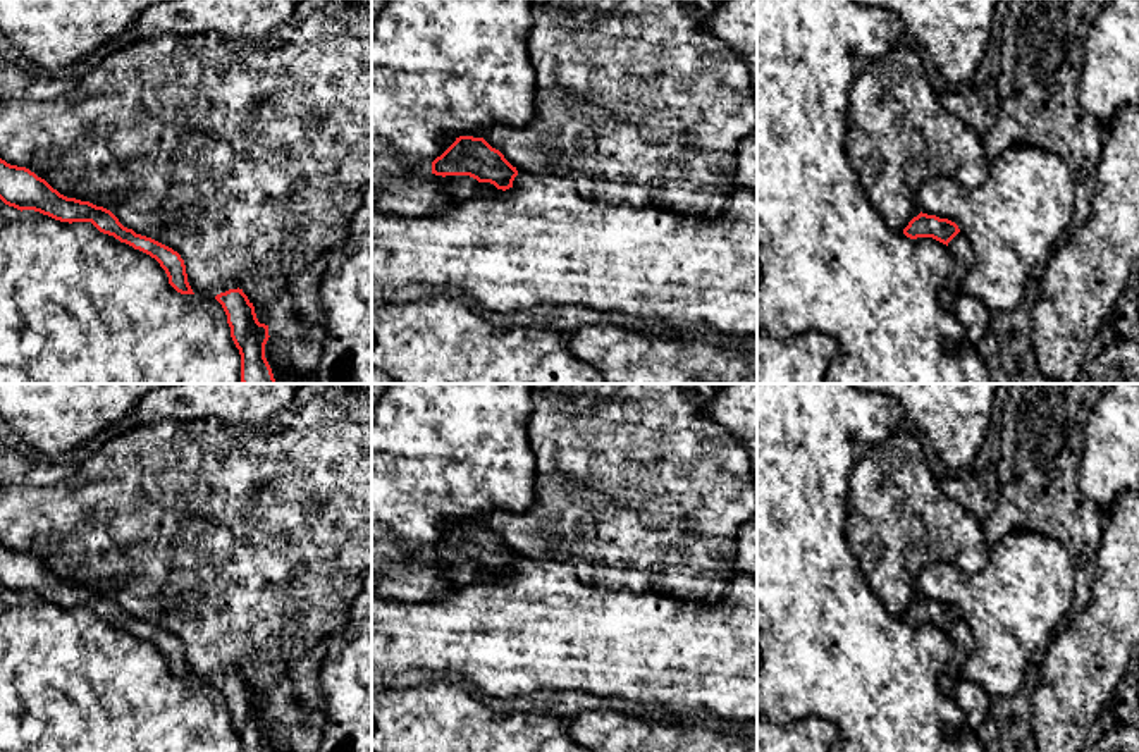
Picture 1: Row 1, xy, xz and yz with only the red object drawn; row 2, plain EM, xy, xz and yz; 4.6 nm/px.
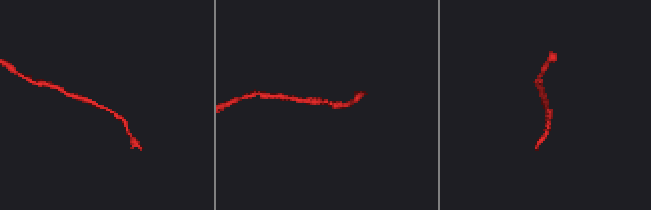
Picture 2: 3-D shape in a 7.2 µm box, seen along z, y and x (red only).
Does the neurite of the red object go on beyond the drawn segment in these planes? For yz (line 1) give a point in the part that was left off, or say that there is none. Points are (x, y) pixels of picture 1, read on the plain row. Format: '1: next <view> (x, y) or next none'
1: next none

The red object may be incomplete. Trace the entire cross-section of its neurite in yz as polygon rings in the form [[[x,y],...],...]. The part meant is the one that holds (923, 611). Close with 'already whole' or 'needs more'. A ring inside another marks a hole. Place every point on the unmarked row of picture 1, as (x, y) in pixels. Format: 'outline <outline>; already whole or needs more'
outline [[[922,597],[903,614],[903,619],[910,625],[933,623],[946,632],[958,618],[960,614],[955,607]]]; already whole

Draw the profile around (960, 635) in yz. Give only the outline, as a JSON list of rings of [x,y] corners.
[[[958,618],[950,628],[948,637],[953,644],[955,652],[960,652],[964,657],[969,656],[974,649],[974,635],[969,625]]]

